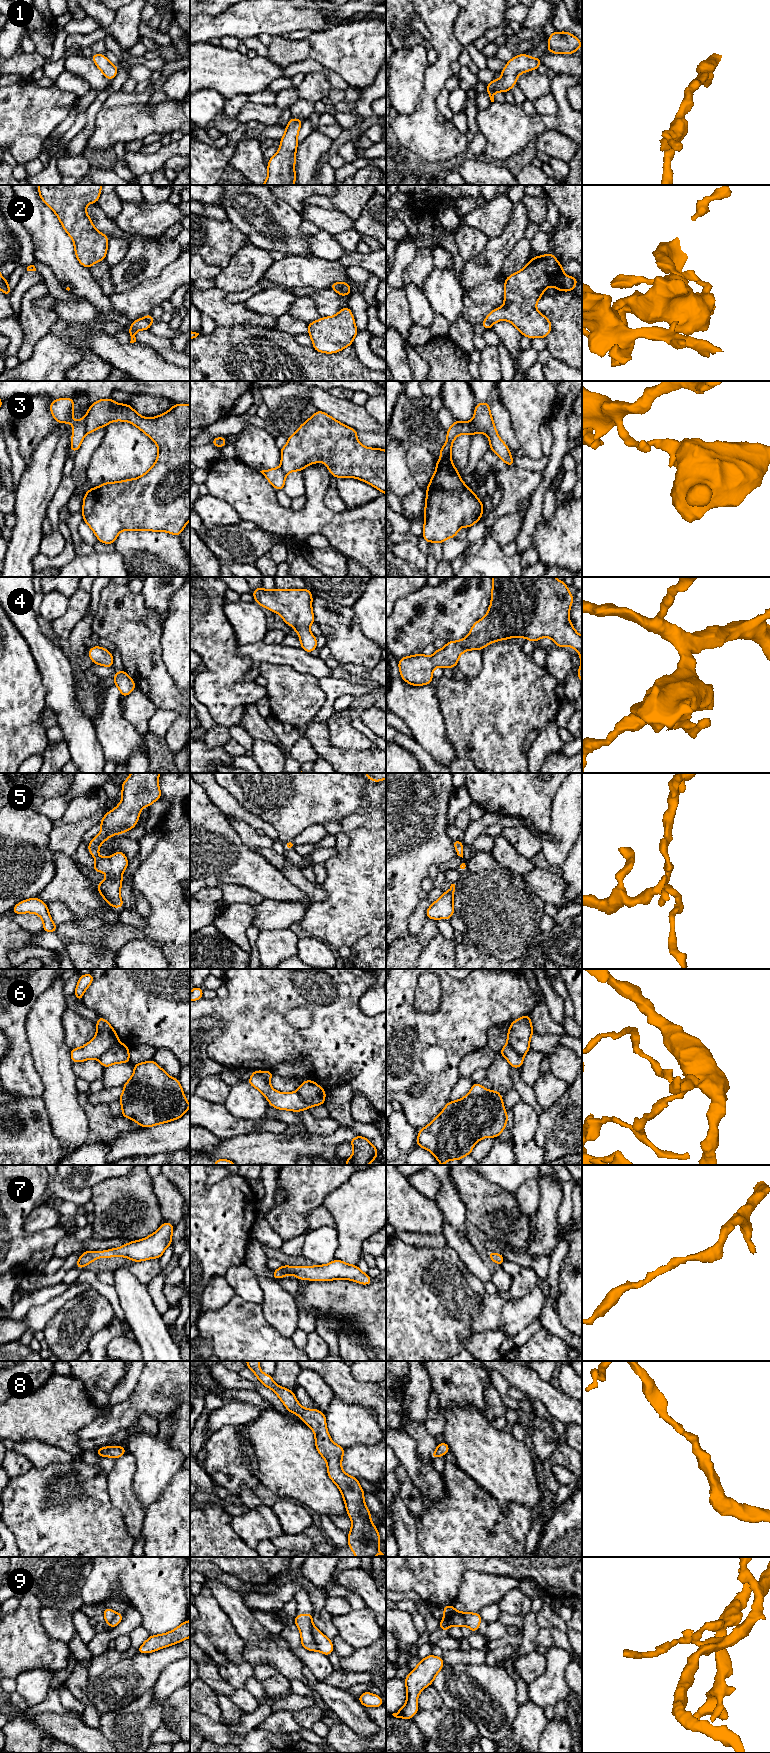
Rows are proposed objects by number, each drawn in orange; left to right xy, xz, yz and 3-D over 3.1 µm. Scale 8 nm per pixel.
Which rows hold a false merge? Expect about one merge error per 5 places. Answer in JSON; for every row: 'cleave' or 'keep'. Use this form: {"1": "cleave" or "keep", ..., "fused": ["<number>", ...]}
{"1": "keep", "2": "cleave", "3": "cleave", "4": "keep", "5": "keep", "6": "cleave", "7": "keep", "8": "keep", "9": "cleave", "fused": ["2", "3", "6", "9"]}

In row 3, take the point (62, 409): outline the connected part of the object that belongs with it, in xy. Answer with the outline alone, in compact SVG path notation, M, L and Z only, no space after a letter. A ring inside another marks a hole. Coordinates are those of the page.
M59 398L59 399L53 400L50 404L50 412L57 423L71 423L73 426L70 452L78 451L85 435L87 434L86 417L87 417L88 411L86 413L86 416L83 419L80 419L79 421L73 421L72 416L74 413L74 405L75 405L75 402L73 398Z

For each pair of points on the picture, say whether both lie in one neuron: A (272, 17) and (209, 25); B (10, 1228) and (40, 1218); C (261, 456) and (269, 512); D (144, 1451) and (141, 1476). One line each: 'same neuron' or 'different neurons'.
A: same neuron
B: different neurons
C: different neurons
D: same neuron

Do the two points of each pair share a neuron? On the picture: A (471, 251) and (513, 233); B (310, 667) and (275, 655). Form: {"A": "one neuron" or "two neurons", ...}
{"A": "two neurons", "B": "one neuron"}

